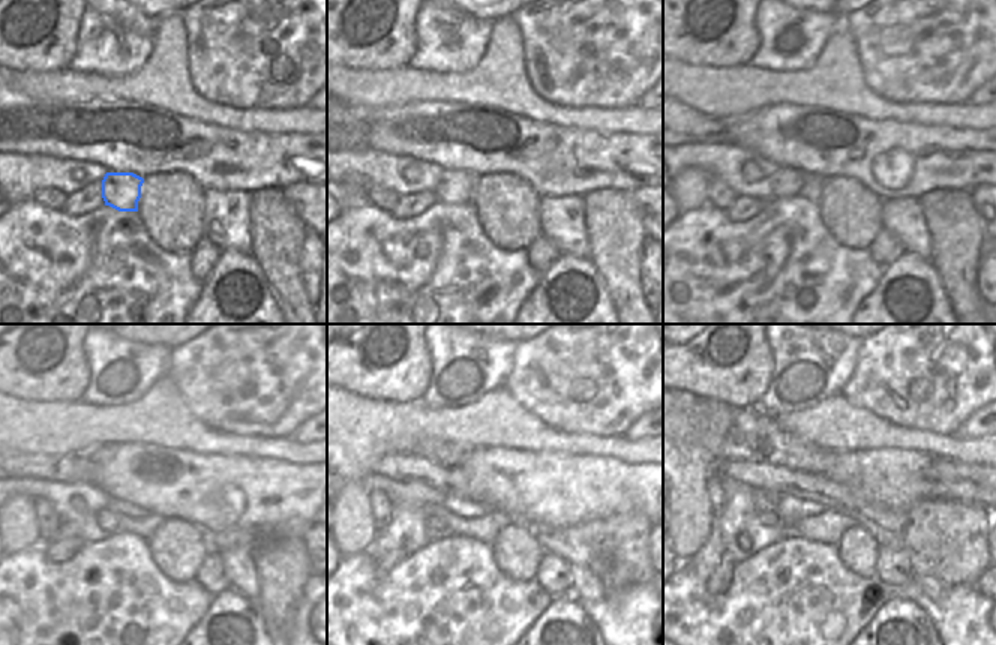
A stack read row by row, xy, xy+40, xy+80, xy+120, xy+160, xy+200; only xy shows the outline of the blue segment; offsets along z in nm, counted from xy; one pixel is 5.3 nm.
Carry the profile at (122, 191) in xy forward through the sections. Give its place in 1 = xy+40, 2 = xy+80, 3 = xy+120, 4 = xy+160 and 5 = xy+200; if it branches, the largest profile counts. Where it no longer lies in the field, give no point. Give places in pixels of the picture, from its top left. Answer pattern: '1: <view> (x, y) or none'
1: xy+40 (453, 186)
2: xy+80 (785, 183)
3: xy+120 (107, 519)
4: xy+160 (437, 518)
5: xy+200 (771, 518)

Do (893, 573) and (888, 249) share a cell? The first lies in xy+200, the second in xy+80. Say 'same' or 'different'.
same

